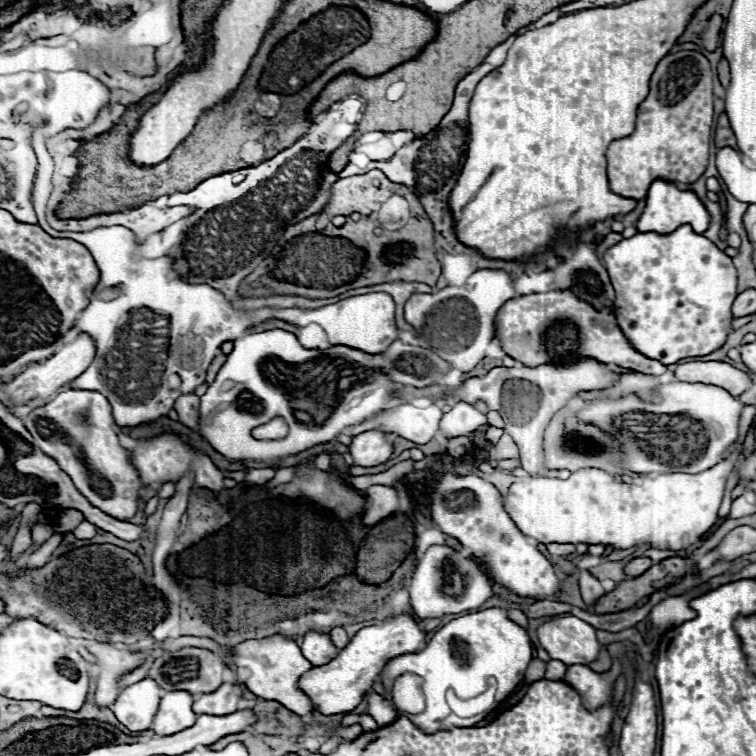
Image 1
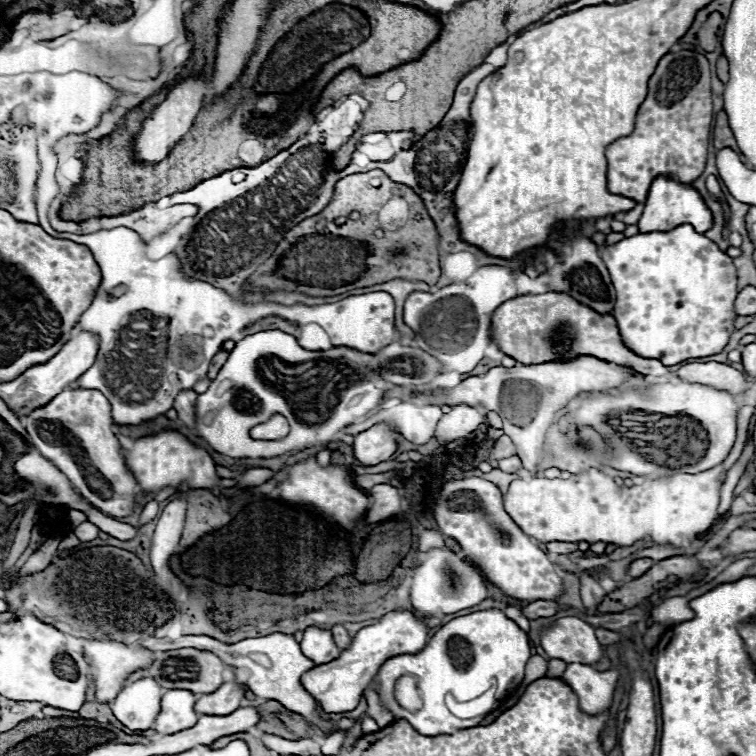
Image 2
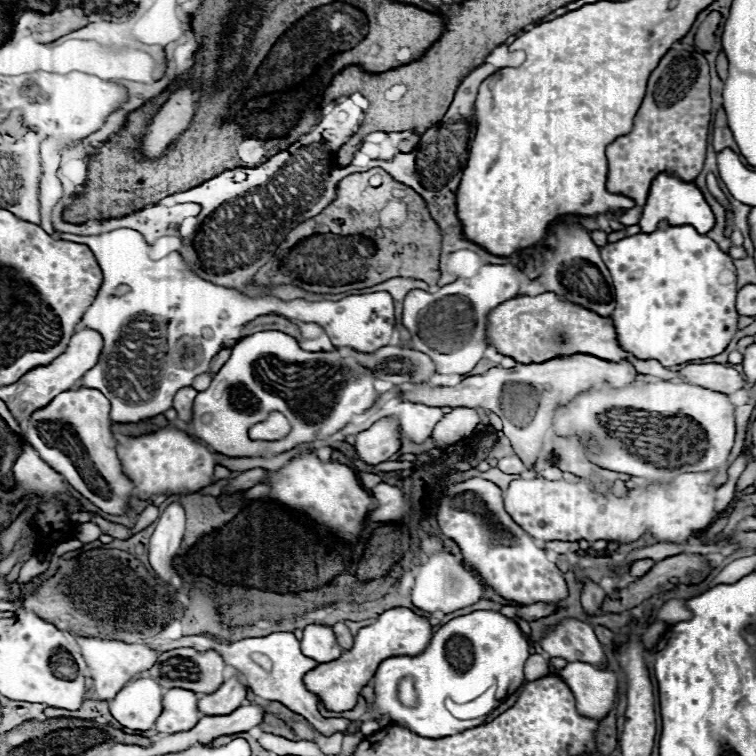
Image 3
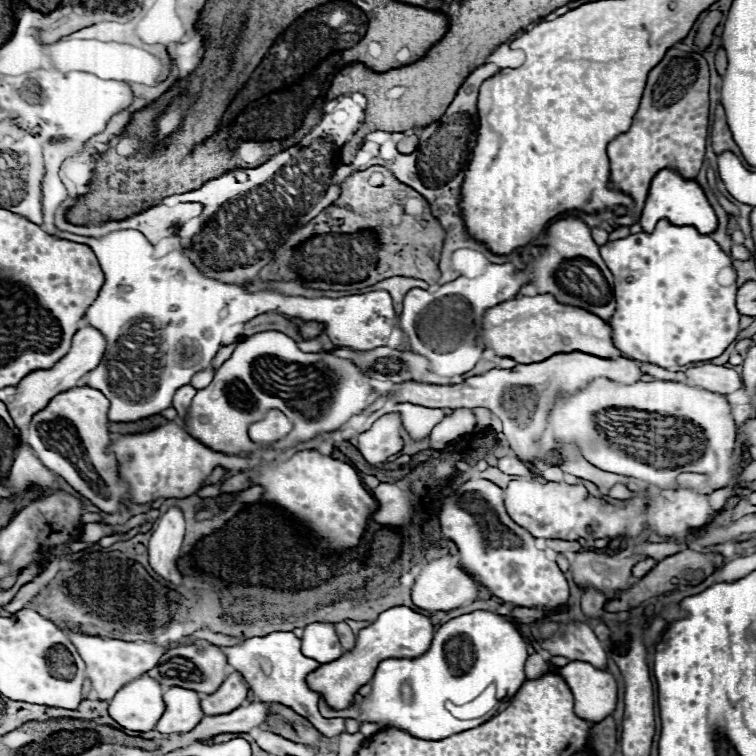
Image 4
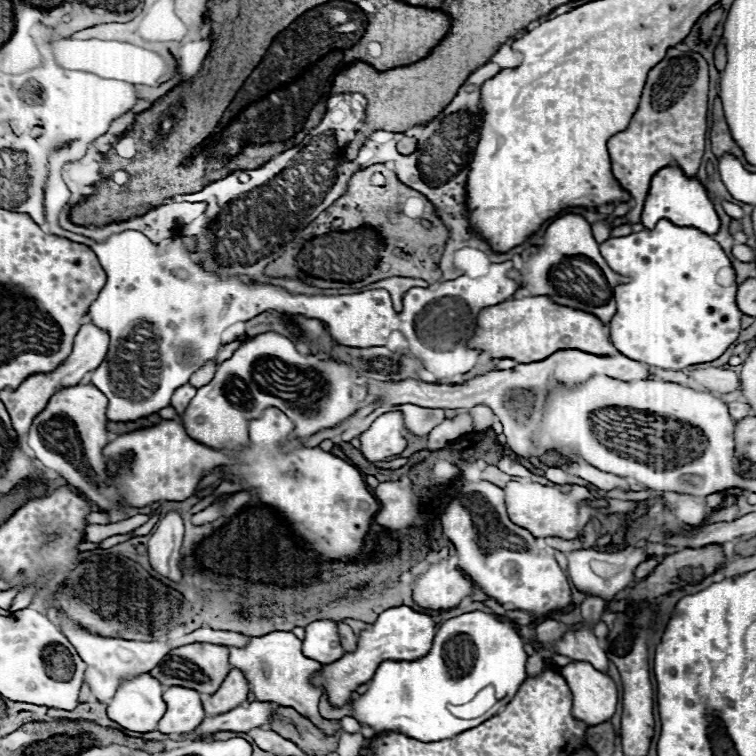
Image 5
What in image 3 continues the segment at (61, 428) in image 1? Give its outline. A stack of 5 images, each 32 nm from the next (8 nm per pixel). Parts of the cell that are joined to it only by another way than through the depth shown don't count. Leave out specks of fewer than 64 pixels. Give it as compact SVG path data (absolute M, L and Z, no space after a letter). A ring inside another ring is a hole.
M74 388L60 392L48 406L34 412L34 420L24 424L26 440L36 448L40 458L60 472L74 490L88 498L106 514L122 516L130 510L134 482L122 472L112 436L110 402L94 388Z

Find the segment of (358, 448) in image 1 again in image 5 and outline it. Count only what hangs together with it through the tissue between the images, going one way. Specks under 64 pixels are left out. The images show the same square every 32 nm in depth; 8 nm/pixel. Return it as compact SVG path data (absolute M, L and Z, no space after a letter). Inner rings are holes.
M402 412L382 414L358 438L360 438L360 452L368 462L384 462L390 456L400 454L406 448Z

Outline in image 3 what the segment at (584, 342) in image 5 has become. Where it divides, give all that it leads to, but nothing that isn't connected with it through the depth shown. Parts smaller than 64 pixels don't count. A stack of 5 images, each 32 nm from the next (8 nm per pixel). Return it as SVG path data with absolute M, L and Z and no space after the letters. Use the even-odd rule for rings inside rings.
M544 292L538 296L516 296L502 302L488 314L486 338L492 346L496 346L500 354L510 356L522 364L538 364L542 360L552 360L554 356L572 356L586 352L602 360L630 360L630 364L634 364L640 374L658 378L676 376L656 360L638 360L636 356L630 356L630 352L622 350L612 318L598 316L596 312L590 312L578 304L570 304L570 300L562 300L554 292Z

